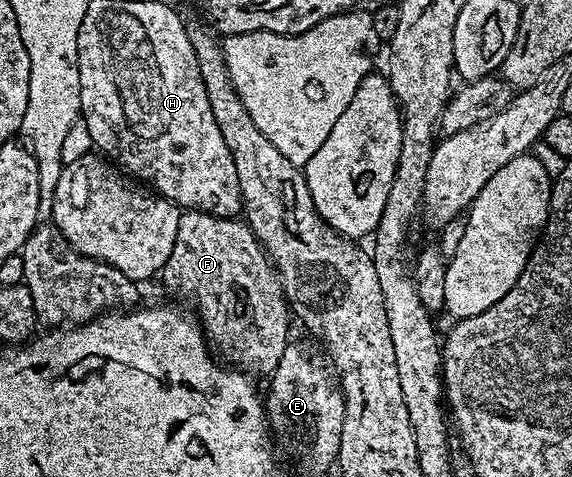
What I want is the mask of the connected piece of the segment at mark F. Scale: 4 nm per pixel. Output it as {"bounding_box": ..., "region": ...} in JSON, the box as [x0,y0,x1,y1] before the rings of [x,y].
{"bounding_box":[163,211,290,376],"region":[[[183,211],[178,222],[178,236],[174,240],[174,252],[170,252],[170,260],[166,260],[163,278],[170,289],[181,290],[192,297],[196,305],[194,314],[204,331],[205,339],[225,363],[235,364],[248,372],[257,370],[263,376],[271,375],[278,360],[282,360],[282,352],[286,352],[290,345],[290,307],[284,299],[284,283],[280,281],[275,266],[243,219],[222,218],[211,211]]]}

